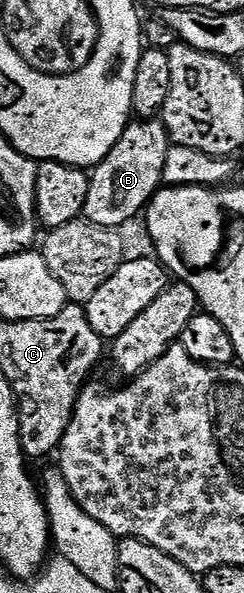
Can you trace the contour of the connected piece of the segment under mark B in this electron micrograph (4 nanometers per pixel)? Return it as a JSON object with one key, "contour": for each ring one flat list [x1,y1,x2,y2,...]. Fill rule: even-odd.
{"contour":[[159,118,142,119,129,122,128,127,118,137,114,149,106,153,106,157,97,163,90,171,90,193,86,193,86,205,84,206,83,218,89,219,94,225,111,227,113,229,123,228,123,223,128,223,152,198,156,190,162,187,162,165,166,165,166,153,170,146,168,131]]}

